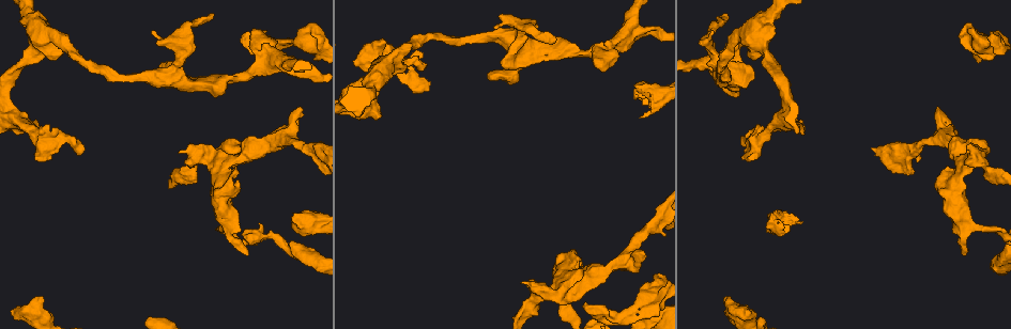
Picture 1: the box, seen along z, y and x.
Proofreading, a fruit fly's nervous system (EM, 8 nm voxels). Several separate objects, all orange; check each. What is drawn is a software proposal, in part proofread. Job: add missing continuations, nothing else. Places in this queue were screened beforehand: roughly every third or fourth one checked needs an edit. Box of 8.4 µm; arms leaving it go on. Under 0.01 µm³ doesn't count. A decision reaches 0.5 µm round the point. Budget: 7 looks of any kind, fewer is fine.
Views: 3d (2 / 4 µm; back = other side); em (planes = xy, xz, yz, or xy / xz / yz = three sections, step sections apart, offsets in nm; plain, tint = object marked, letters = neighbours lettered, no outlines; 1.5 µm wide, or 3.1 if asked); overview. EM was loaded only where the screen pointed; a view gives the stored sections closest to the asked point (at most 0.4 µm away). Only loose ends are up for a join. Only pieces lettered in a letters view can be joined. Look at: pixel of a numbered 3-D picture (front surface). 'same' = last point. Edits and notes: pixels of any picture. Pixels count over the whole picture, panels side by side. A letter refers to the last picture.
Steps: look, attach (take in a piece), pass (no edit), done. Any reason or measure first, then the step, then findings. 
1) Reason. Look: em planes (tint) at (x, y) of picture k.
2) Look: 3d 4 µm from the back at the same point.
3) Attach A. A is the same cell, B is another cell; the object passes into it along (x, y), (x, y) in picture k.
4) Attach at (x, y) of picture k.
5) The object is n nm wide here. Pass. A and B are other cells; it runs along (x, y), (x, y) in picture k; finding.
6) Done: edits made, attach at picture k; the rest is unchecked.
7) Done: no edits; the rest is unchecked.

Look: em planes (letters) at (778, 221) of picture 1.

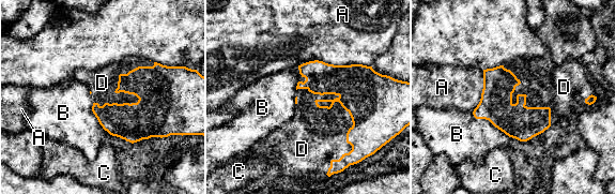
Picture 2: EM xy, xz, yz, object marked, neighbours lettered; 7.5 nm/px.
Attach D. D is the same cell, A, B and C are other cells; the object passes into it along (322, 78), (318, 106), (314, 136) in picture 2; the neuron continues.

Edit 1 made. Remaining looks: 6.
See it whole again. Look: overview.

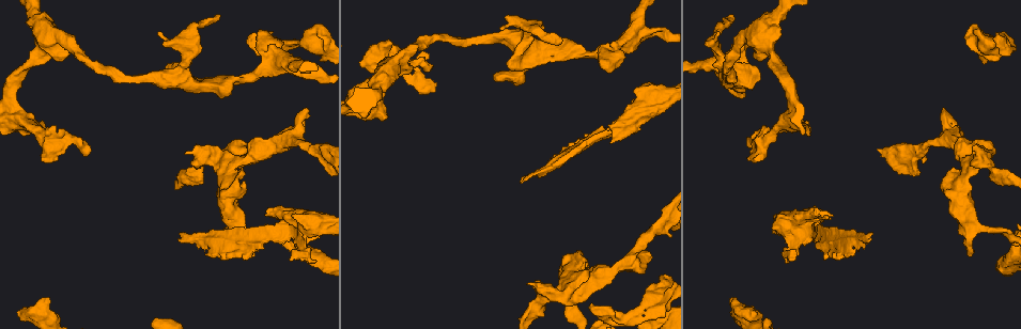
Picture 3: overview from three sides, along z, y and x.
Free end. Look: 3d 2 µm at (389, 40) of picture 3.

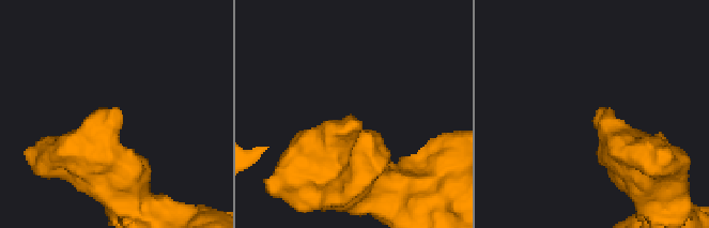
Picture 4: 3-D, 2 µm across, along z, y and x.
Look: em xz step 4 (tint) at (116, 111) of picture 4.

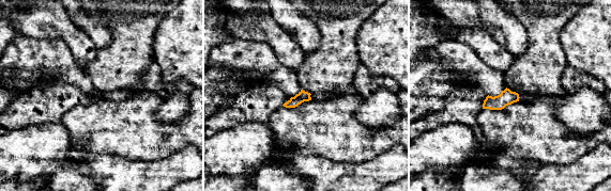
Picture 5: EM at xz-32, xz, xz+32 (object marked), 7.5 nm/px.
Another direction. Look: em planes (letters) at the same point.

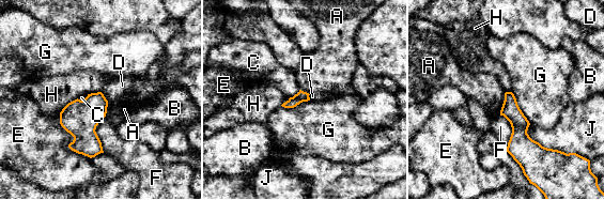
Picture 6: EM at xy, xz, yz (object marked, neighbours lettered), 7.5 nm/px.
Pass. A, B, C, D, E, F, G, H and J are other cells; a border runs along (101, 92), (107, 101) in picture 6; none of them fits.

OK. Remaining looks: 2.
Look: 3d 4 µm from the back at (56, 158) of picture 3.

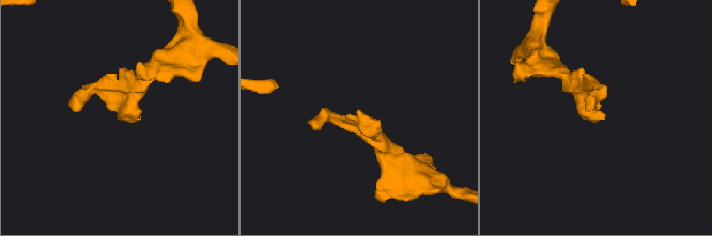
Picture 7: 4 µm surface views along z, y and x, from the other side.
Look: em planes (letters) at (119, 118) of picture 7.

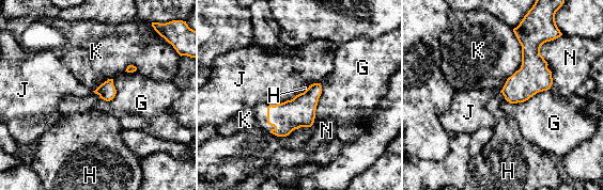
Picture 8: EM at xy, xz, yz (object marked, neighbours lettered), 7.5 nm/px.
Attach H. H is the same cell, G, J, K and N are other cells; the neuron continues.

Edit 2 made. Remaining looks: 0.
Done: edits made, attach at picture 2, attach at picture 8; the rest is unchecked.

